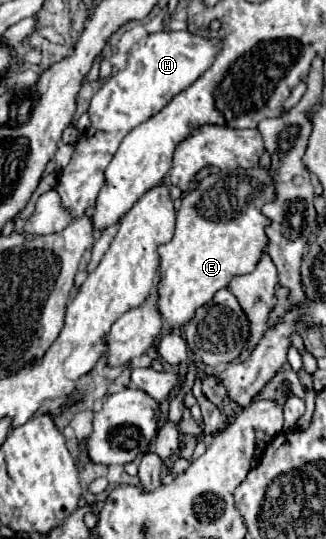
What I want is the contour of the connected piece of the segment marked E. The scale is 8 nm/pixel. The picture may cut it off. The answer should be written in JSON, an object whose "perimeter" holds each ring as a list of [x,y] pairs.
{"perimeter":[[[263,166],[253,168],[233,168],[233,170],[213,170],[209,176],[205,176],[199,182],[199,188],[185,194],[181,200],[181,208],[177,212],[177,224],[175,234],[171,242],[159,246],[161,256],[161,280],[157,286],[159,292],[159,312],[163,314],[163,320],[171,326],[187,324],[195,310],[203,304],[207,304],[217,290],[227,288],[231,278],[243,276],[253,272],[257,266],[257,260],[265,254],[265,244],[269,244],[269,238],[265,236],[265,228],[269,226],[269,218],[261,212],[263,204],[275,200],[275,184],[271,180],[271,170]]]}

